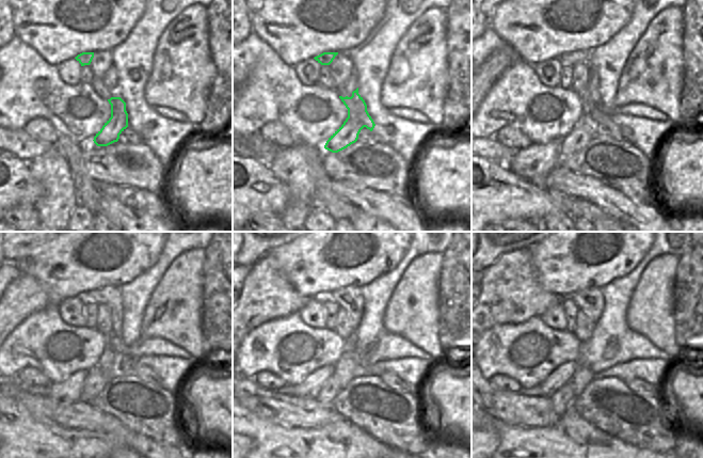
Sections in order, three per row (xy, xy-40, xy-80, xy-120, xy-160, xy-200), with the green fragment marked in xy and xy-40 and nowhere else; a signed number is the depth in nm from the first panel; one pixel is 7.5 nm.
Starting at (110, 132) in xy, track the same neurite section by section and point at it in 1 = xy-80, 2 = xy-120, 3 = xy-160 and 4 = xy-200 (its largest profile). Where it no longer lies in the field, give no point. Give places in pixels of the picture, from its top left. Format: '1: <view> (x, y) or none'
1: xy-80 (597, 112)
2: xy-120 (110, 296)
3: xy-160 (350, 298)
4: xy-200 (591, 300)

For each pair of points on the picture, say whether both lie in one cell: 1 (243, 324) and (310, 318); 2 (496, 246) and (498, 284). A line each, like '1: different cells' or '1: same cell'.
1: different cells
2: different cells

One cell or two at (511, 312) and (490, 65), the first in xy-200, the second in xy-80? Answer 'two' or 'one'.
one

